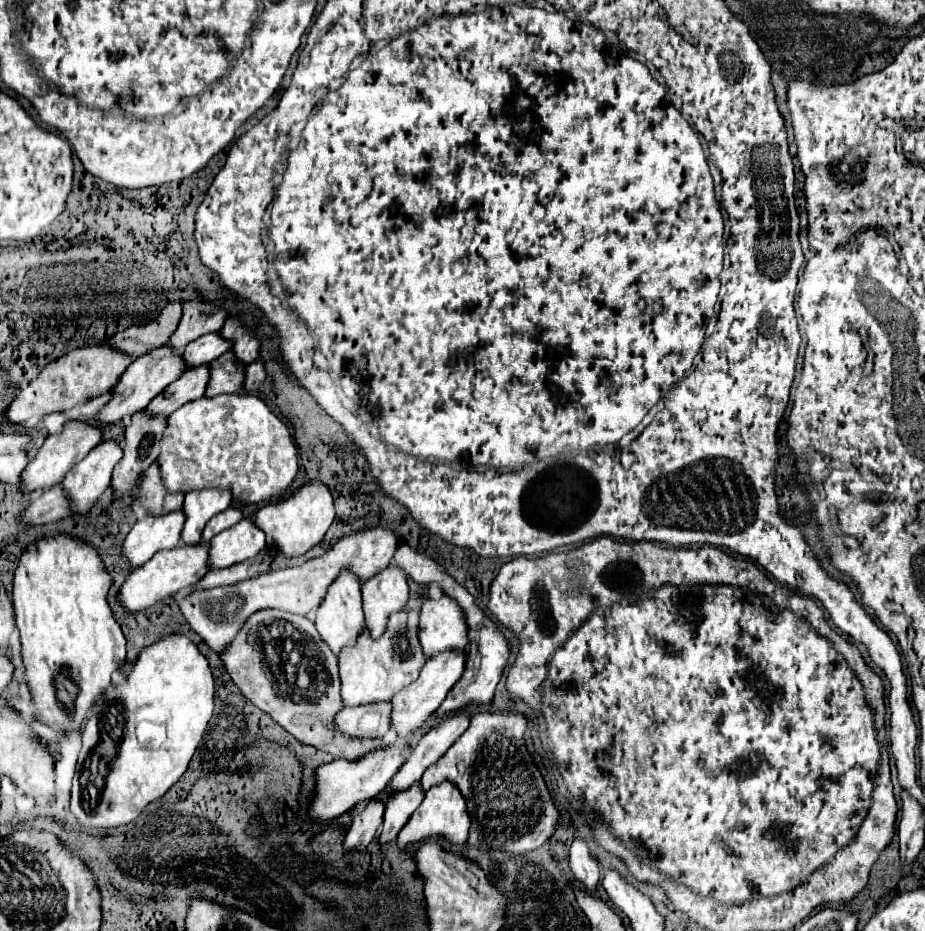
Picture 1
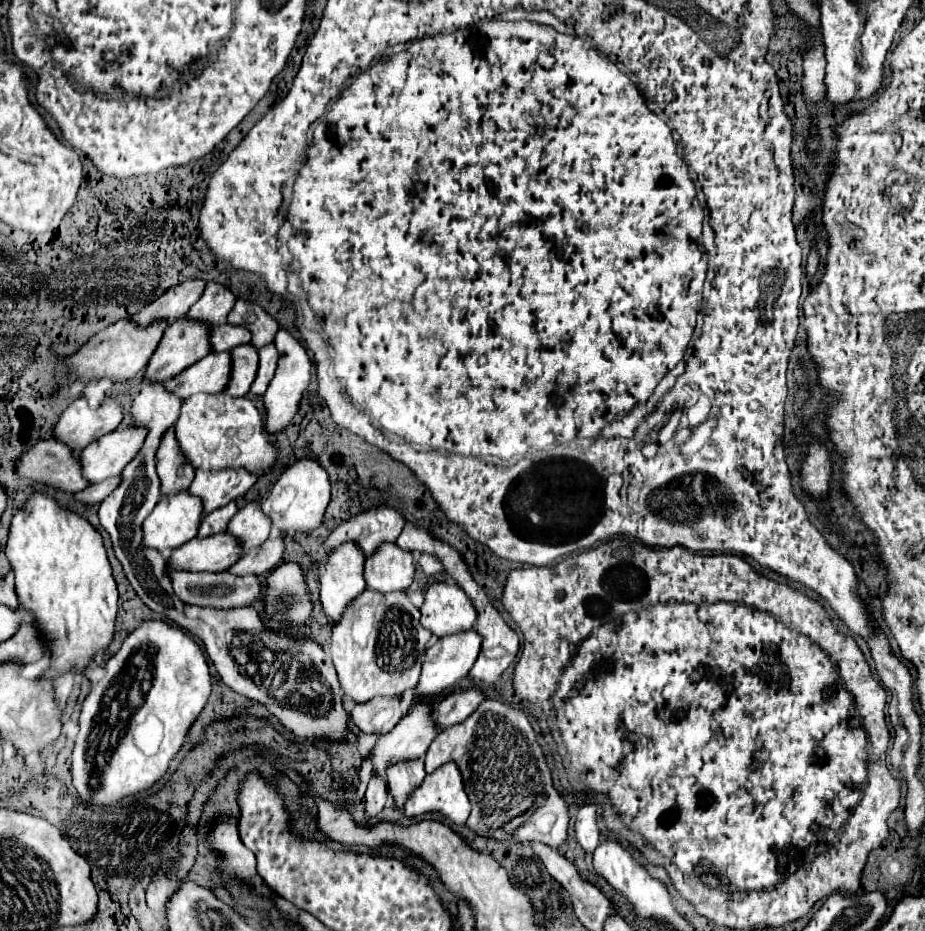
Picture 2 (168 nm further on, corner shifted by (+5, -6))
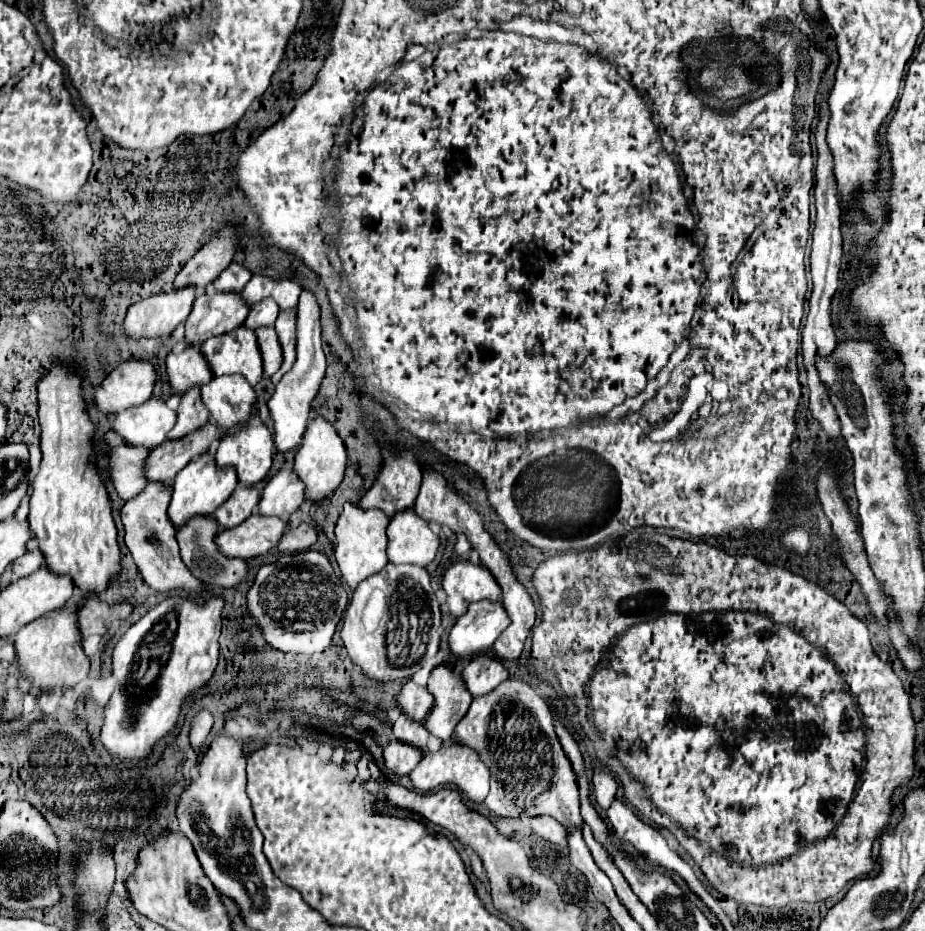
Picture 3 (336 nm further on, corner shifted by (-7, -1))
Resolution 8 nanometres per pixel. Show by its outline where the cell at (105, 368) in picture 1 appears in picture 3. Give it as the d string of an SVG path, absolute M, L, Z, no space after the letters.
M184 286L132 304L124 320L126 336L130 338L168 336L180 322L188 318L194 298L196 288Z

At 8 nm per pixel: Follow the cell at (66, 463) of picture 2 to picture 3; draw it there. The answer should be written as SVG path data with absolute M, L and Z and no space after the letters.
M108 432L104 440L110 448L110 466L112 466L110 476L112 476L114 488L124 500L136 498L148 484L148 478L144 476L144 468L152 450L130 446L114 432Z

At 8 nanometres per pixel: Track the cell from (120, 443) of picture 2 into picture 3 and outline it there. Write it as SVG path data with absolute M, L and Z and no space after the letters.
M162 400L148 402L118 412L114 418L114 432L118 432L130 446L160 446L176 424L176 412Z

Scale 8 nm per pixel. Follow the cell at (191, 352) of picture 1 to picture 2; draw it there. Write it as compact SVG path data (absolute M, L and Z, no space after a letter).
M226 323L226 325L222 325L222 329L212 329L208 341L210 341L212 353L222 353L222 351L230 351L238 345L246 345L250 341L250 331Z

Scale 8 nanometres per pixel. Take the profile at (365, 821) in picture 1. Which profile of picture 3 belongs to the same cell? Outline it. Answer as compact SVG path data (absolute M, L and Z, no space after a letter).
M392 738L384 748L386 768L396 774L410 774L416 768L416 764L422 760L422 756L424 752L420 748L408 742L400 742L396 738Z

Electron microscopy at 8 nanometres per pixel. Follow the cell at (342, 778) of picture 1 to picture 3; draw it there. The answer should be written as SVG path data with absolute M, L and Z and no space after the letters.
M440 664L430 672L428 688L434 694L434 706L426 718L426 728L440 740L450 740L456 724L468 712L472 696L452 666Z

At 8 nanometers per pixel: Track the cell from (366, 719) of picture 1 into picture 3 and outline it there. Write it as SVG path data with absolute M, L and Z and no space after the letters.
M412 680L402 688L400 696L398 696L398 708L406 710L406 714L414 720L426 720L426 716L430 714L434 704L434 696L428 692L426 686L418 686Z

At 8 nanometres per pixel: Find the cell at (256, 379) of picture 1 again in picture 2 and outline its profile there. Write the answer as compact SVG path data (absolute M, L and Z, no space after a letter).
M274 345L270 349L262 349L260 353L260 361L258 361L258 371L256 371L256 379L250 387L250 391L254 395L264 395L266 387L270 385L272 377L274 377L274 369L276 369L276 361L278 361L278 353L274 349Z

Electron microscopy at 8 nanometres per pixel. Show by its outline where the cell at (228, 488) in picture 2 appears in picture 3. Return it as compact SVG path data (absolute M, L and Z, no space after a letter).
M258 424L224 436L216 450L216 462L218 466L234 466L238 470L238 480L252 486L268 474L272 454L272 434L264 424Z

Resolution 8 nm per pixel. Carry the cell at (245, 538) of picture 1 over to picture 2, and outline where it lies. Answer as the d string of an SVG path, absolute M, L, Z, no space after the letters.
M248 503L244 509L240 509L226 529L228 535L238 539L242 551L260 547L268 539L270 531L272 531L270 519L262 513L258 503Z

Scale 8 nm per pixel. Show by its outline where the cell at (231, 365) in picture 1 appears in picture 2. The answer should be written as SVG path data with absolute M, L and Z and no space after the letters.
M242 345L238 349L232 349L230 355L232 355L232 371L226 391L232 397L242 397L248 393L254 381L254 373L258 369L258 353L254 353L250 345Z

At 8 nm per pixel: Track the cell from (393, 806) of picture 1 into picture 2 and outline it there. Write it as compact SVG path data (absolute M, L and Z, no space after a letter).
M404 761L402 765L392 765L386 771L386 783L388 783L388 793L394 799L396 809L404 809L406 801L410 795L418 789L422 779L426 777L424 773L424 761Z

